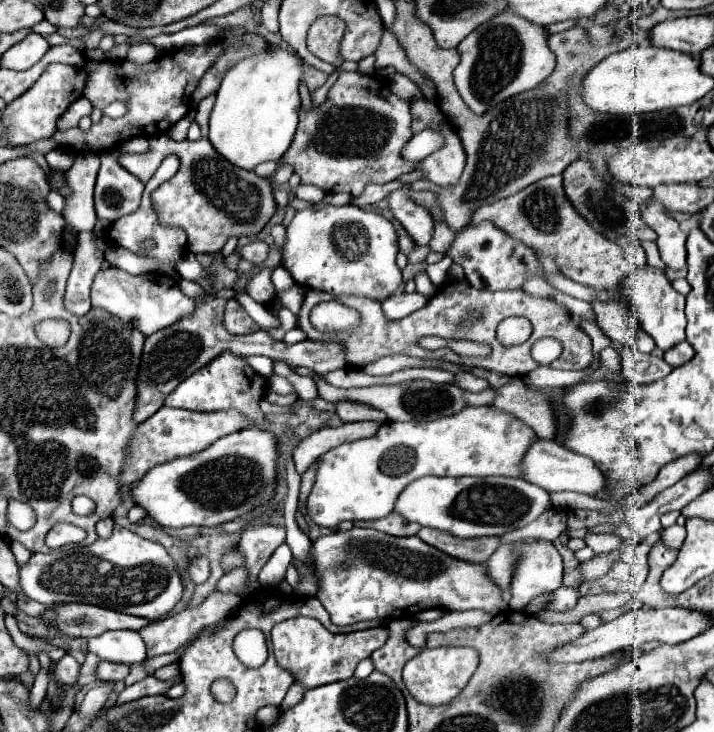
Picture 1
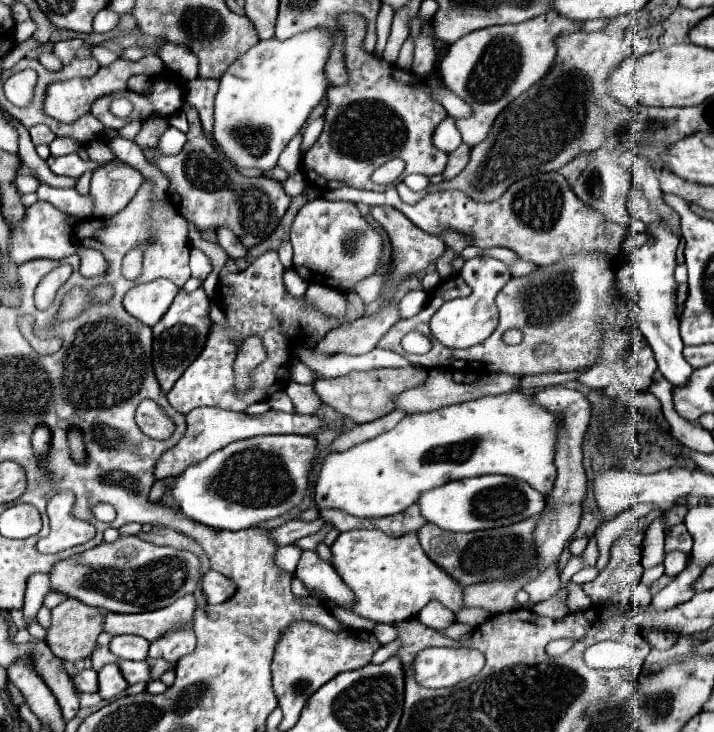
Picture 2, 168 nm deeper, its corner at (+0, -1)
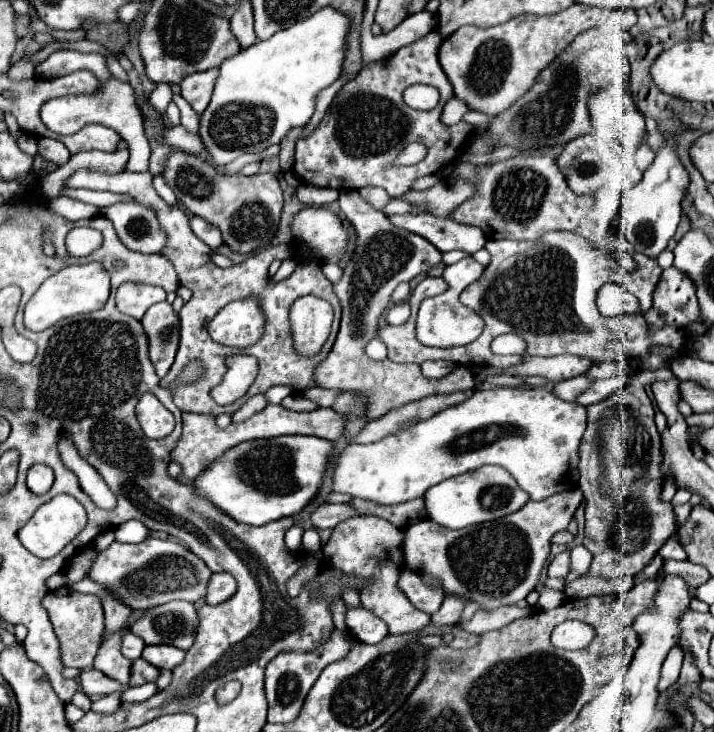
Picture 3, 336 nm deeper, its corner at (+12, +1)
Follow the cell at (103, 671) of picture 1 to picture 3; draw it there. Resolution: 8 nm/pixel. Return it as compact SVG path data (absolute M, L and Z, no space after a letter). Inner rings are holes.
M134 660L132 662L132 686L142 686L146 682L156 682L156 678L160 676L160 670L154 668L152 664L148 664L146 660Z

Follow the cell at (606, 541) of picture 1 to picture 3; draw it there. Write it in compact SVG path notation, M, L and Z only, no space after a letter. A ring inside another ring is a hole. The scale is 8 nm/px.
M566 550L566 552L558 554L558 556L550 562L550 566L548 566L548 576L550 576L550 578L564 578L568 572L570 572L570 552Z

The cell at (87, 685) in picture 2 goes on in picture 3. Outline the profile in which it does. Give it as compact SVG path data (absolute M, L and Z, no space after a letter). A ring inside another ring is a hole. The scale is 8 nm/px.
M84 670L80 676L80 686L86 694L98 694L98 696L106 696L112 692L124 692L130 686L128 684L120 684L112 678L108 678L106 674L102 674L100 670Z

